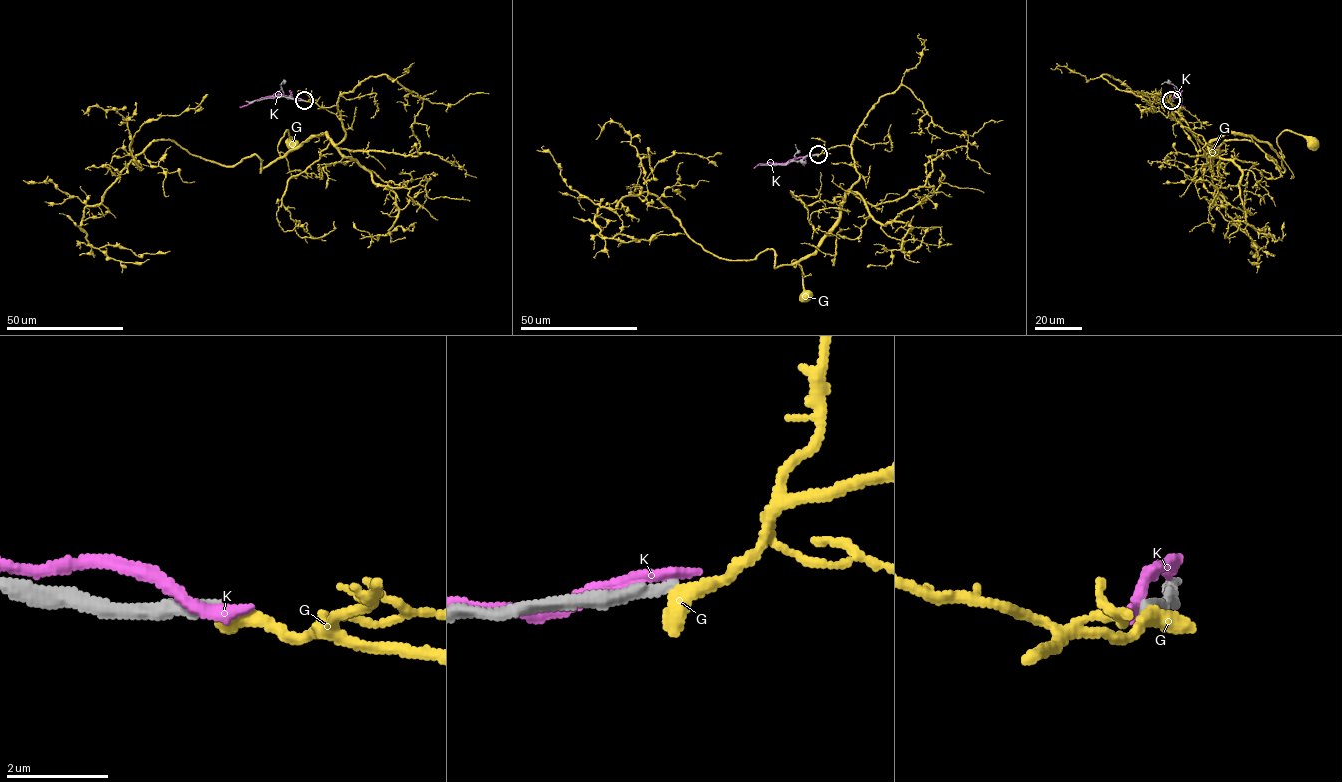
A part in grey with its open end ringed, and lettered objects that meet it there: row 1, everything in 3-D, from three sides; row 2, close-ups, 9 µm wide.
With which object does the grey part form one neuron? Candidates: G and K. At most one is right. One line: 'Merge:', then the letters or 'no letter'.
Merge: no letter

